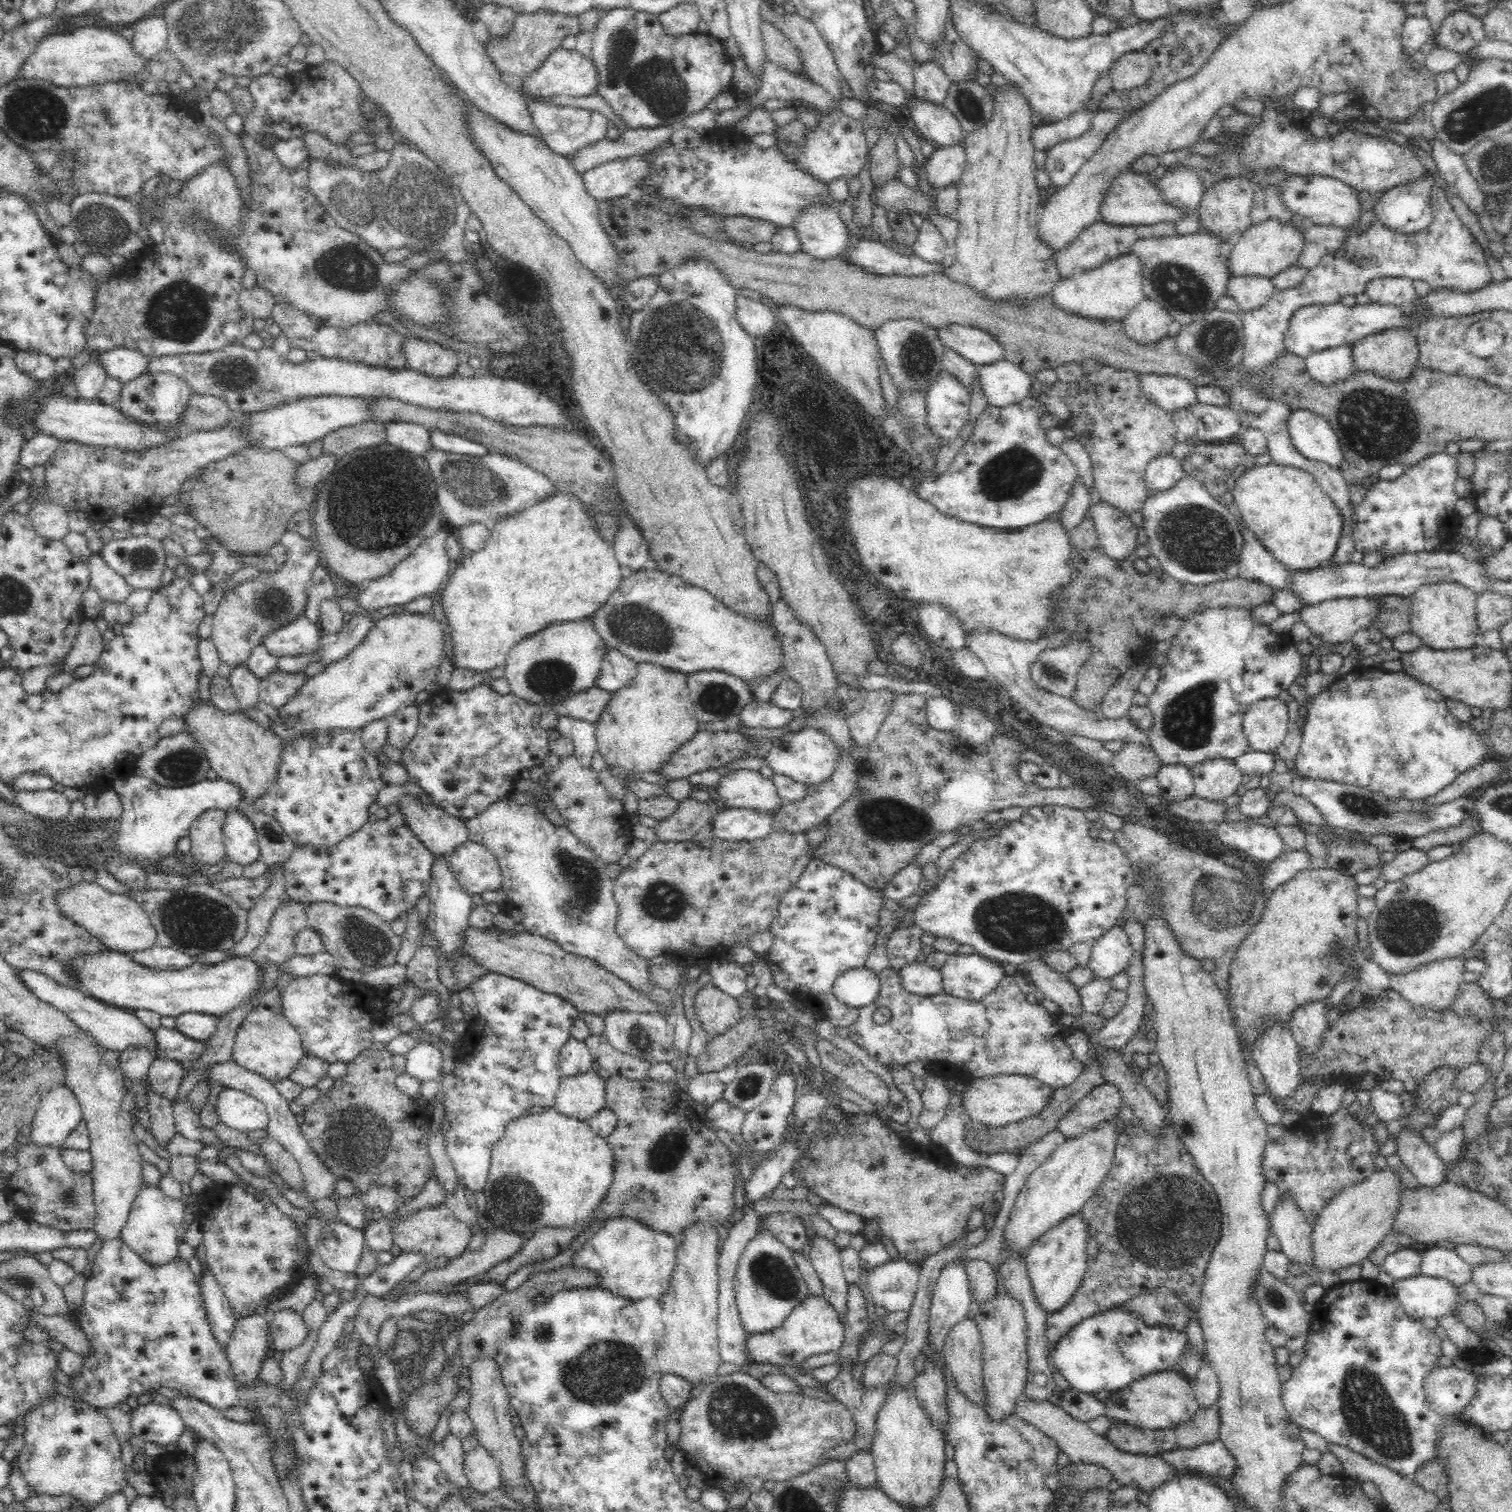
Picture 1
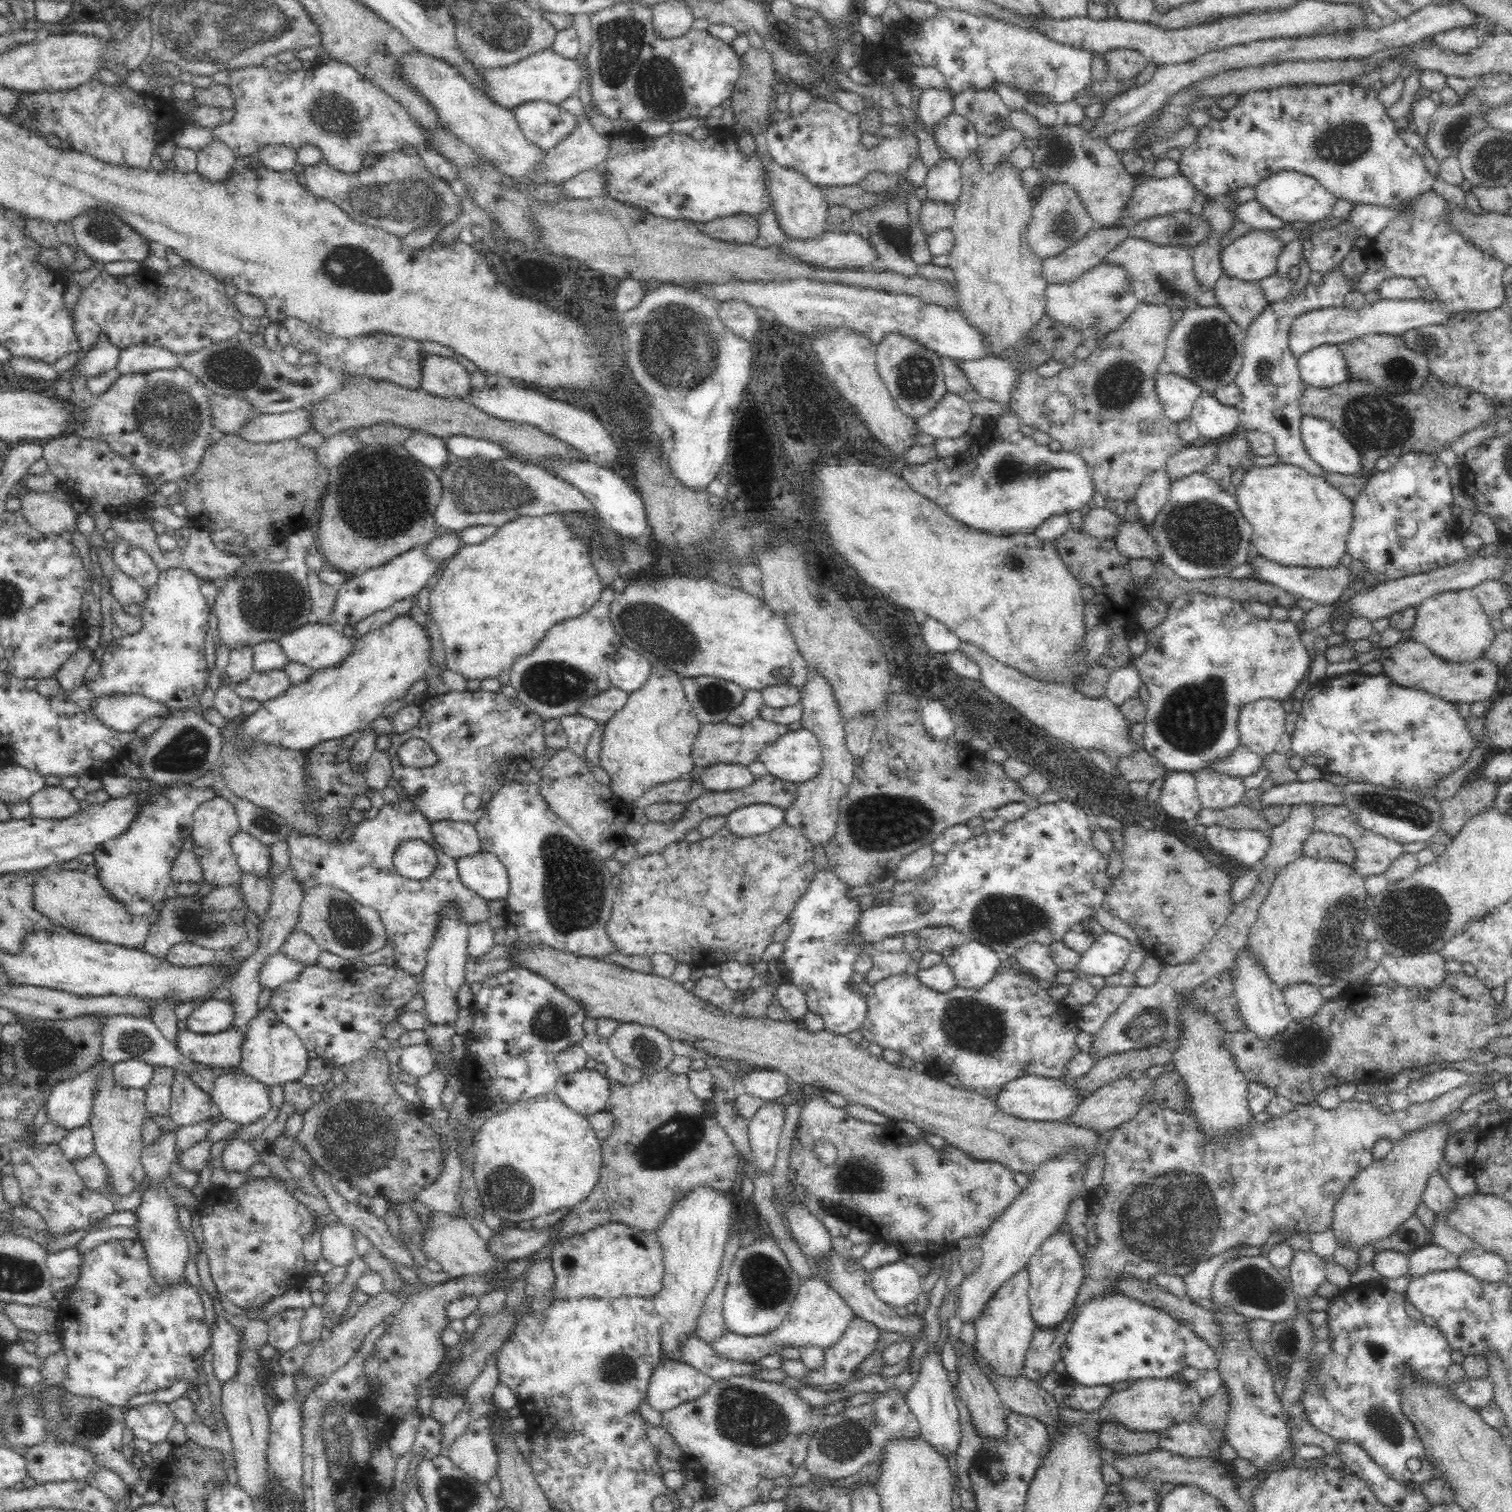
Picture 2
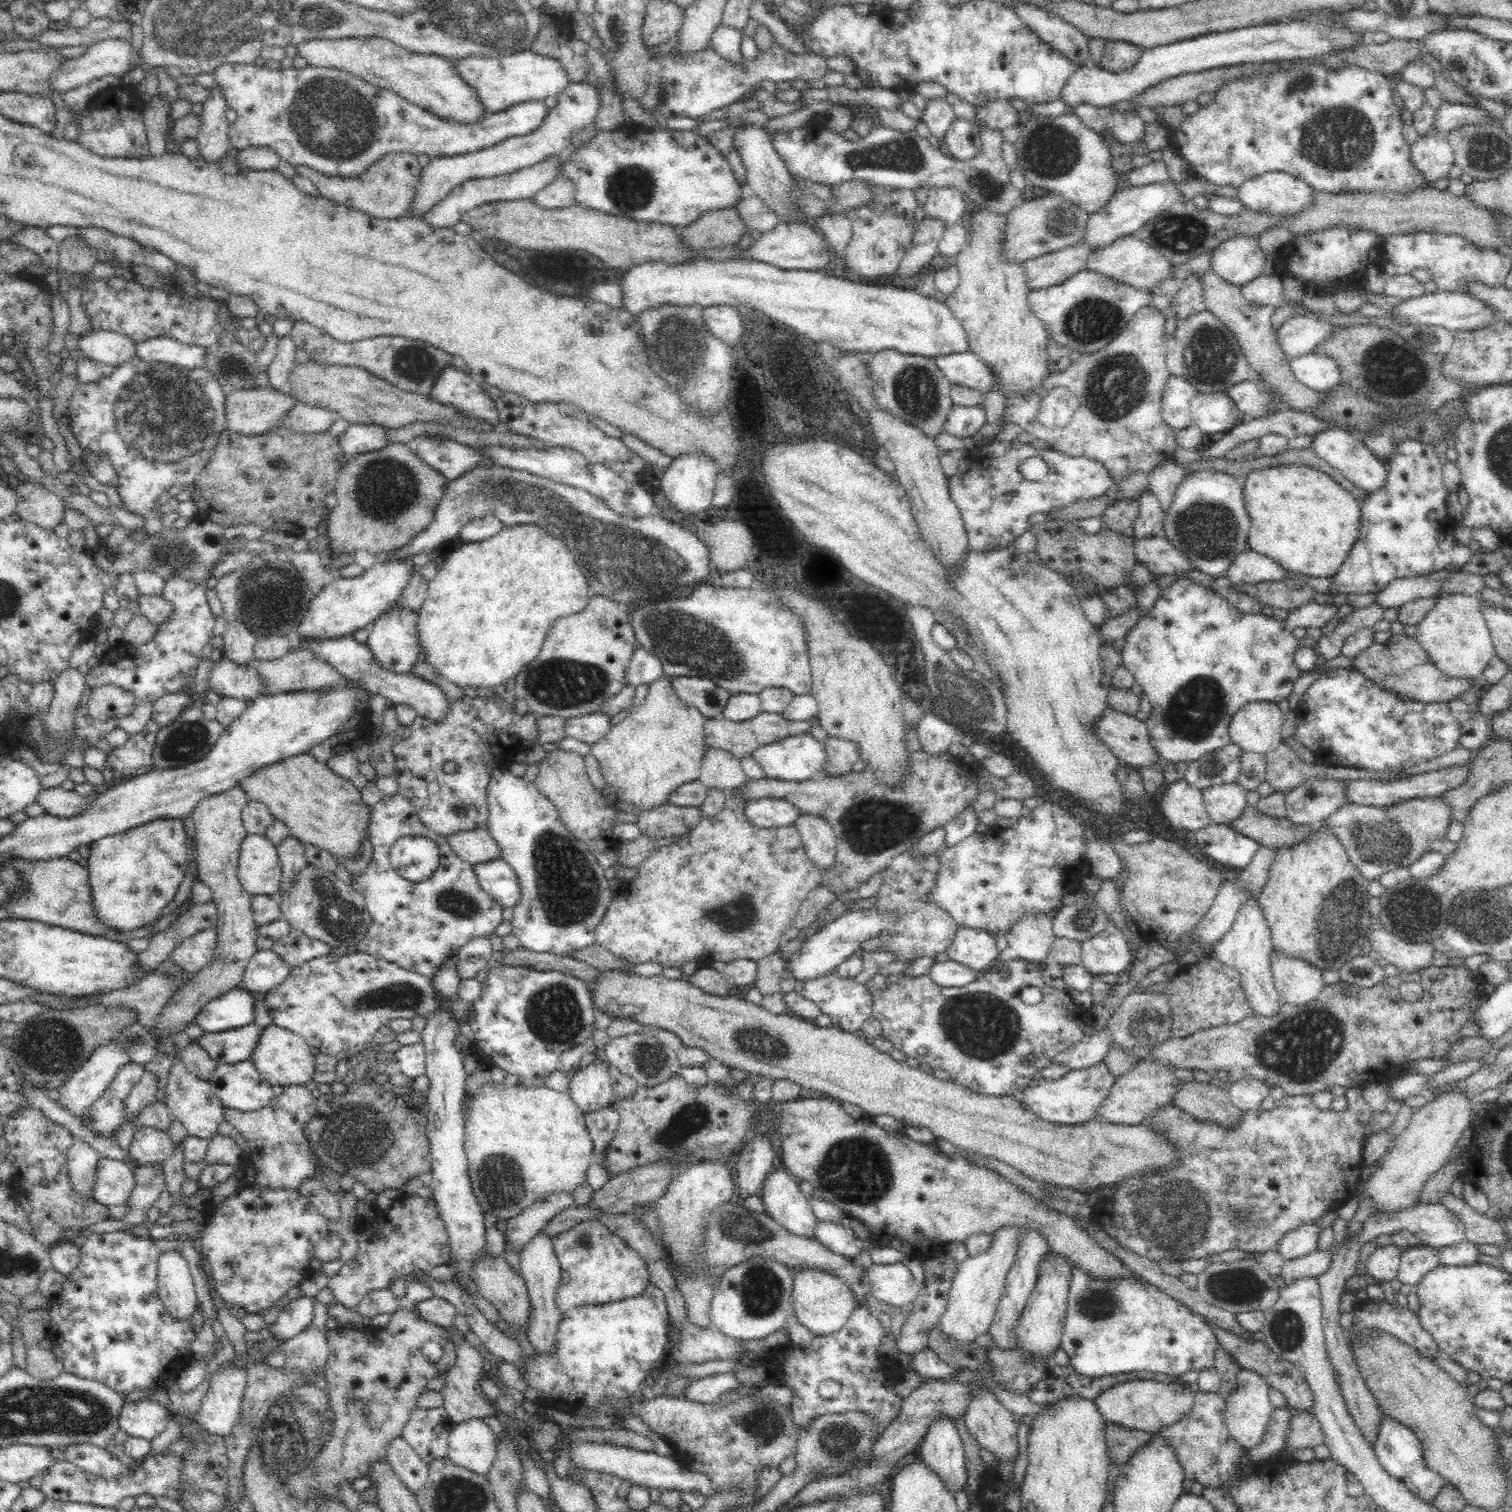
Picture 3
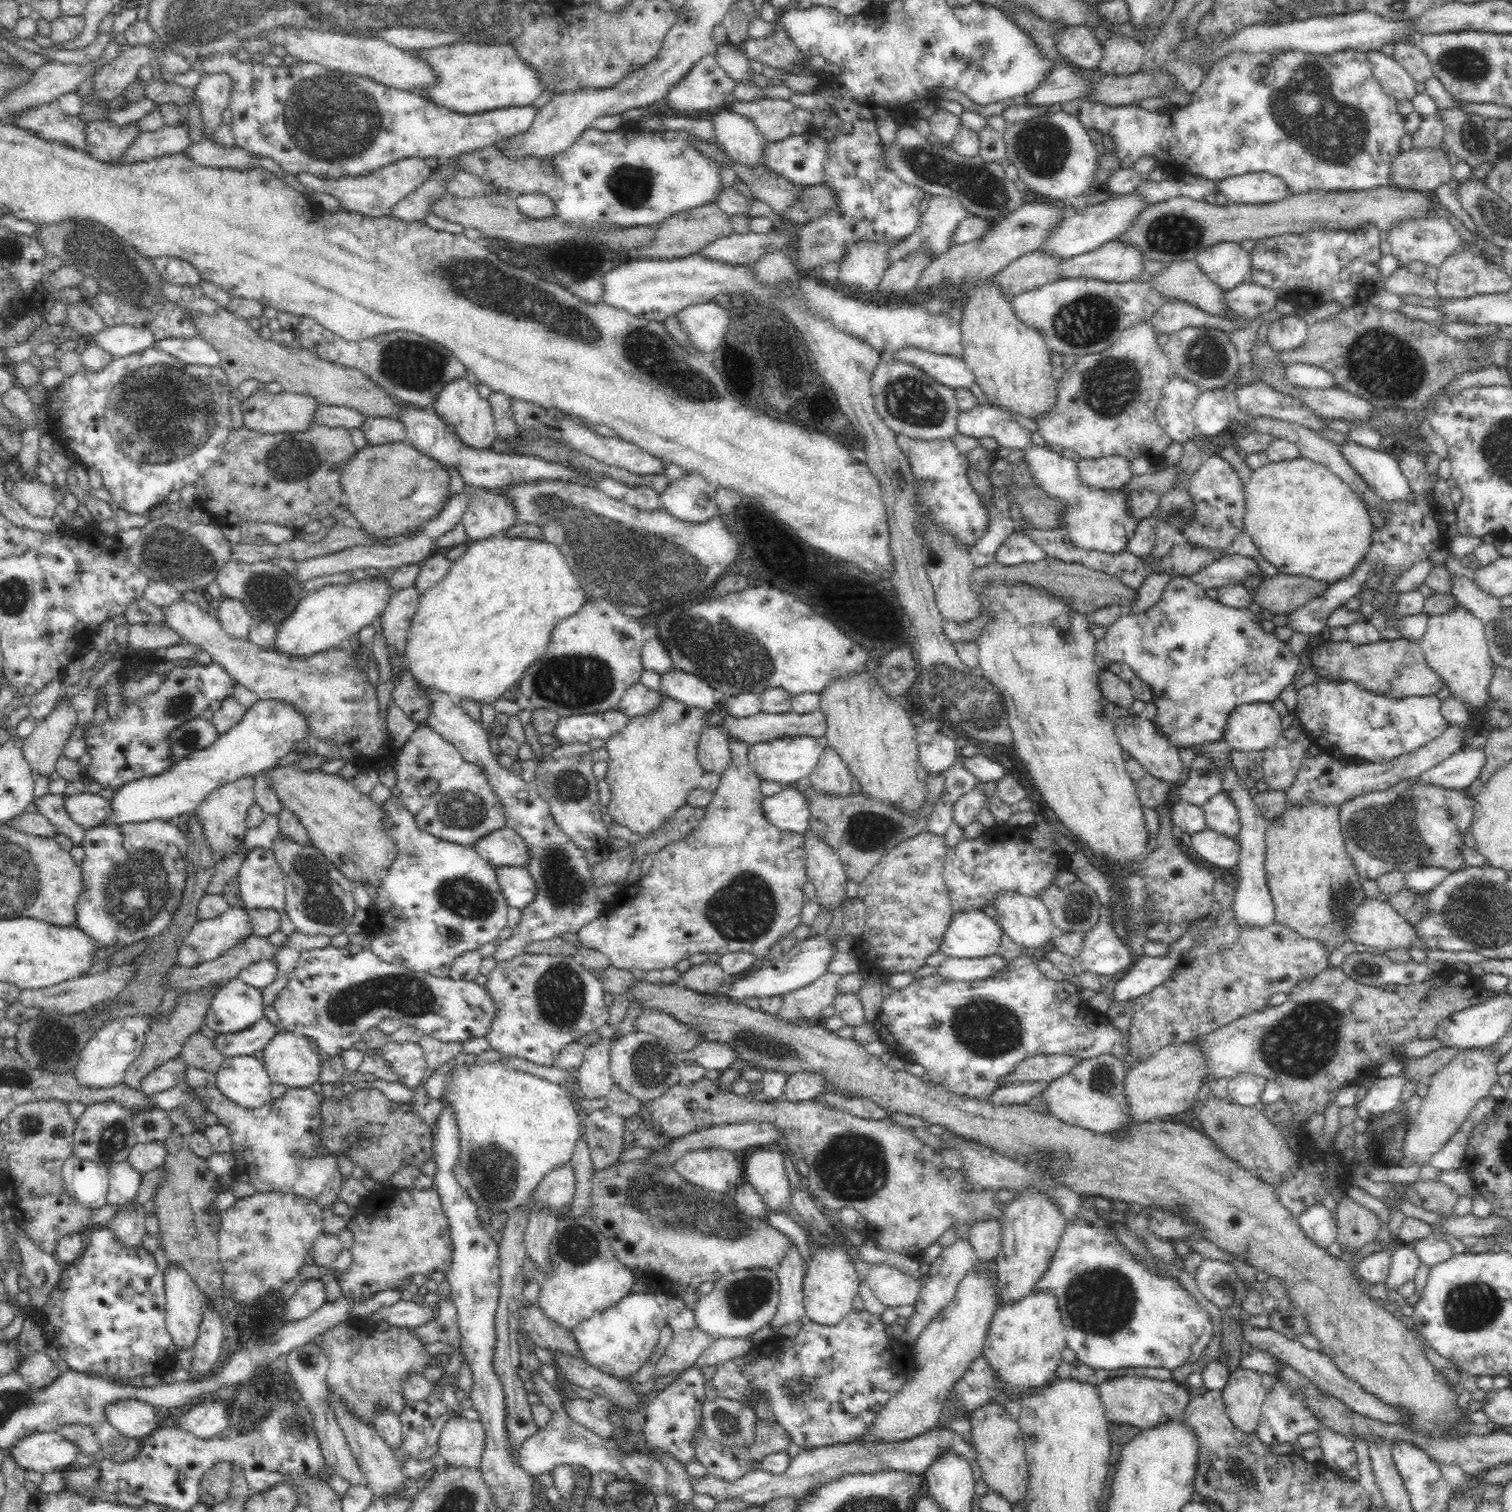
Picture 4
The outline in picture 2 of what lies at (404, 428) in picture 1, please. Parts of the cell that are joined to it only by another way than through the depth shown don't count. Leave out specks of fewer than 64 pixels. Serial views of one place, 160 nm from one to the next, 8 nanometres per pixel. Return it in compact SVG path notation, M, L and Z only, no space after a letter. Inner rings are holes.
M414 429L414 434L410 434L410 436L402 442L402 446L408 450L416 460L423 462L435 471L440 470L446 462L453 458L451 454L448 453L446 445L444 445L443 437L432 436L420 430Z

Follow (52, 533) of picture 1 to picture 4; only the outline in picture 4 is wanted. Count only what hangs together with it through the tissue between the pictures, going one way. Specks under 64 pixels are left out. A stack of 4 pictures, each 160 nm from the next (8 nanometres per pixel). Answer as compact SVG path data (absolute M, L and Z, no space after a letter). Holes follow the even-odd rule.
M24 477L19 479L11 490L14 502L22 505L32 516L52 518L59 499L48 485L38 478Z

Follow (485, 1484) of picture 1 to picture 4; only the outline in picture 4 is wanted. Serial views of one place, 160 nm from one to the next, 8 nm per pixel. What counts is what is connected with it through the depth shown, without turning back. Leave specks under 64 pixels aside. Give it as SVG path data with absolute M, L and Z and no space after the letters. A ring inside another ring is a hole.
M454 1417L440 1433L439 1459L456 1467L478 1469L485 1447L485 1430L481 1421Z

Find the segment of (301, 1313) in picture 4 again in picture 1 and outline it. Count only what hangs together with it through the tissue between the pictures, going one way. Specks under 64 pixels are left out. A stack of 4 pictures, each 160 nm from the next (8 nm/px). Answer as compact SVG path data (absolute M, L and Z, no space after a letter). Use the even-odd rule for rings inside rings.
M291 1308L278 1310L269 1321L270 1347L282 1353L302 1344L310 1331L303 1316Z

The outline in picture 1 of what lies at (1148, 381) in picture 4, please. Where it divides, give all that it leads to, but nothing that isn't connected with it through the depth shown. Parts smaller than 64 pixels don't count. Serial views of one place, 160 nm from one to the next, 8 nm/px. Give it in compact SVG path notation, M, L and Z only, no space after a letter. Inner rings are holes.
M1144 297L1132 310L1121 320L1123 331L1138 344L1151 344L1168 337L1168 326L1173 318L1167 309L1151 298ZM1101 365L1098 372L1085 374L1077 382L1056 381L1041 393L1032 388L1029 396L1043 404L1046 414L1054 414L1056 418L1060 418L1057 423L1059 428L1072 428L1075 432L1073 436L1084 442L1091 458L1093 482L1100 492L1101 500L1128 513L1141 510L1149 494L1145 483L1145 468L1148 462L1164 452L1170 454L1172 446L1178 440L1172 414L1143 395L1138 373Z

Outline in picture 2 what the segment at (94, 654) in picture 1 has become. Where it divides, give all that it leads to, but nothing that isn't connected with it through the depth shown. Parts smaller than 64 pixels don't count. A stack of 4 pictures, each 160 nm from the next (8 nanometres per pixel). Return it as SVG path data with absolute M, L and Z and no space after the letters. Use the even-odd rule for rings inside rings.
M85 645L80 646L70 658L60 666L55 678L58 680L63 691L70 691L81 686L84 676L93 659L93 651Z

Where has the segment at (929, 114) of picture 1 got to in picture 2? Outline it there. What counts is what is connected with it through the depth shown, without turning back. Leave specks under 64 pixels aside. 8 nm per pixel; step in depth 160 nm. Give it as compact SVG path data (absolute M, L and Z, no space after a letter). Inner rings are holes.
M956 112L938 122L931 133L935 143L945 156L966 158L979 148L981 137L977 134L972 122Z

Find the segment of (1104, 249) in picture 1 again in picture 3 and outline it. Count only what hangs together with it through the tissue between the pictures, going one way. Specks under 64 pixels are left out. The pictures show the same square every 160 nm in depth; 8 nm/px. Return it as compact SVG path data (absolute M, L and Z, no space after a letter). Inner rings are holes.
M1081 241L1071 247L1028 259L1023 262L1027 273L1027 285L1031 290L1056 286L1087 268L1089 256L1098 250L1087 242Z

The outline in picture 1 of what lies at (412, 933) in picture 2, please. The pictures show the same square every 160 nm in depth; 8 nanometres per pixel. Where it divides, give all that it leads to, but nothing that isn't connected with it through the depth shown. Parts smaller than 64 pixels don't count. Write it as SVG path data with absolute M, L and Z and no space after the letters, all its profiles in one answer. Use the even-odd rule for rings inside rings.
M398 811L374 824L367 822L364 828L353 832L335 847L295 847L291 857L283 862L285 890L290 899L305 905L325 902L343 907L364 907L391 923L396 916L405 920L406 910L422 895L428 895L430 868L434 860L434 855L416 839L406 825L404 815Z

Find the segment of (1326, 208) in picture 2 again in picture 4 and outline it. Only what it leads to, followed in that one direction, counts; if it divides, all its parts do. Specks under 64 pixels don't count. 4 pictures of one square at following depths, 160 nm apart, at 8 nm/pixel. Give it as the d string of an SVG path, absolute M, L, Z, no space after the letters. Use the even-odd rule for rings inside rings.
M1266 171L1251 172L1217 181L1218 191L1228 203L1272 204L1288 198L1292 191L1279 177Z

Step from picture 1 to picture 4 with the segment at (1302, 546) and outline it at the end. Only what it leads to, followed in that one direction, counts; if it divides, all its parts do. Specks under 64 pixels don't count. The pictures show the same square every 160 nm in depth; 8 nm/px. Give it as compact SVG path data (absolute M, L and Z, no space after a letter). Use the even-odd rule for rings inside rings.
M1302 456L1292 460L1269 462L1264 466L1260 466L1260 468L1253 469L1248 484L1245 484L1244 492L1246 501L1246 510L1243 516L1243 523L1245 524L1244 533L1252 538L1256 549L1258 549L1258 553L1271 565L1274 565L1281 574L1308 576L1309 578L1332 584L1342 578L1348 577L1367 556L1372 543L1371 535L1373 527L1370 516L1366 511L1366 504L1363 501L1363 497L1356 494L1343 480L1340 480L1340 477L1332 474L1326 466Z

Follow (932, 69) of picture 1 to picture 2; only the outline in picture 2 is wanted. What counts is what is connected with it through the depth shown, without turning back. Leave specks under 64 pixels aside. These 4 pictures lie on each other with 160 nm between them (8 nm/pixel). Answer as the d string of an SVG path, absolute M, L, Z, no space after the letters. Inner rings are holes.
M948 88L923 89L919 99L918 113L922 124L931 131L946 116L953 112L953 96Z

